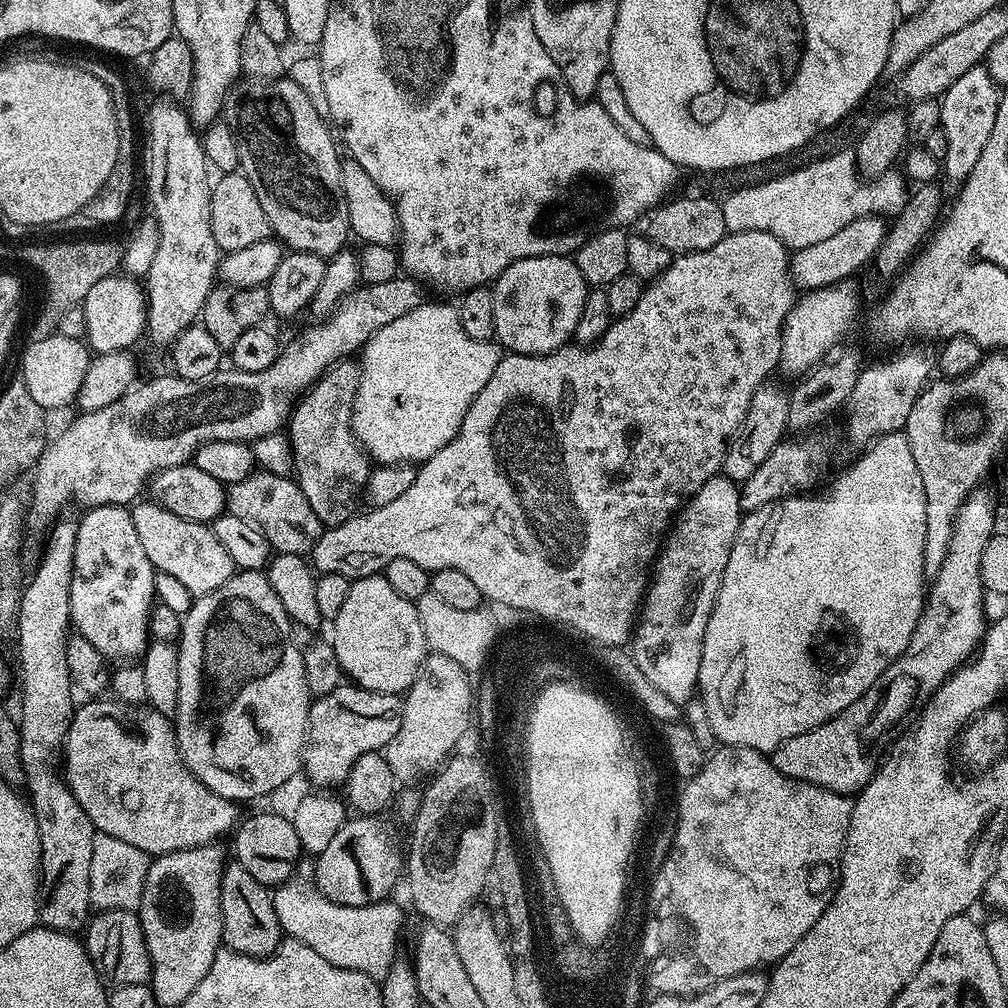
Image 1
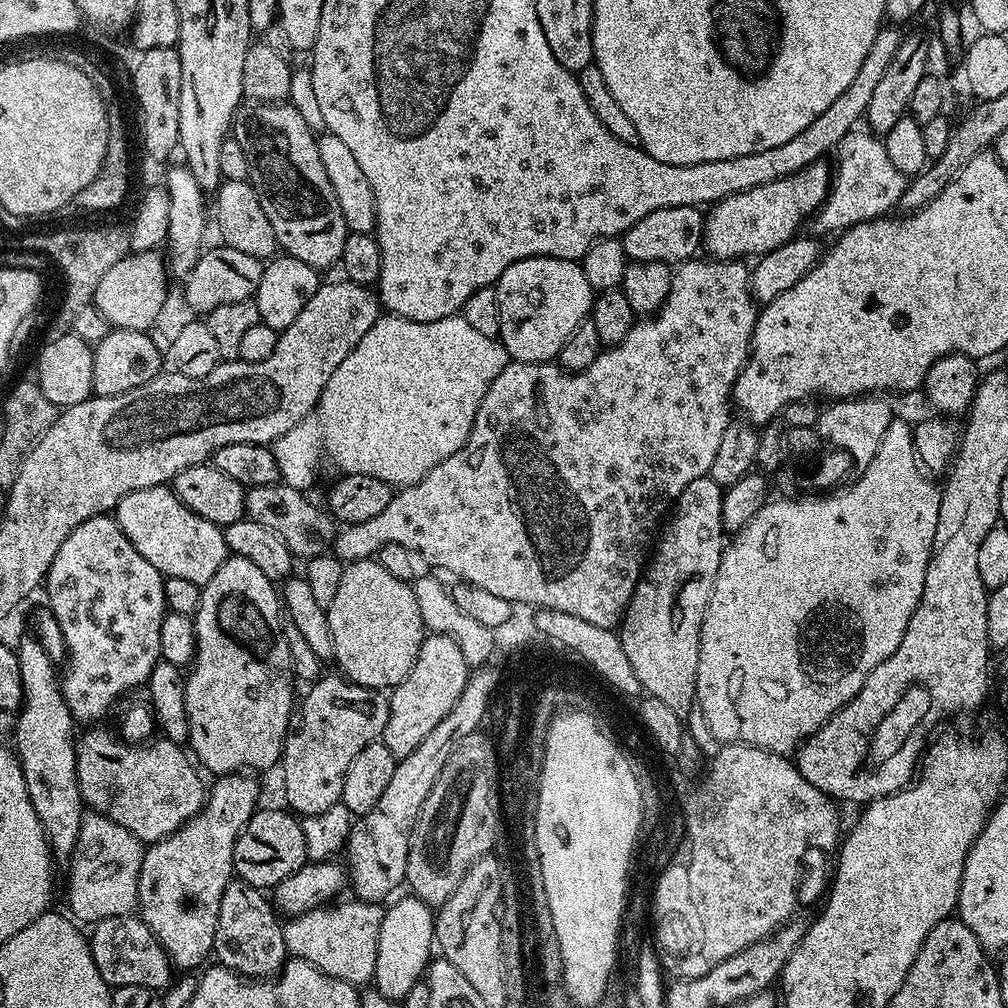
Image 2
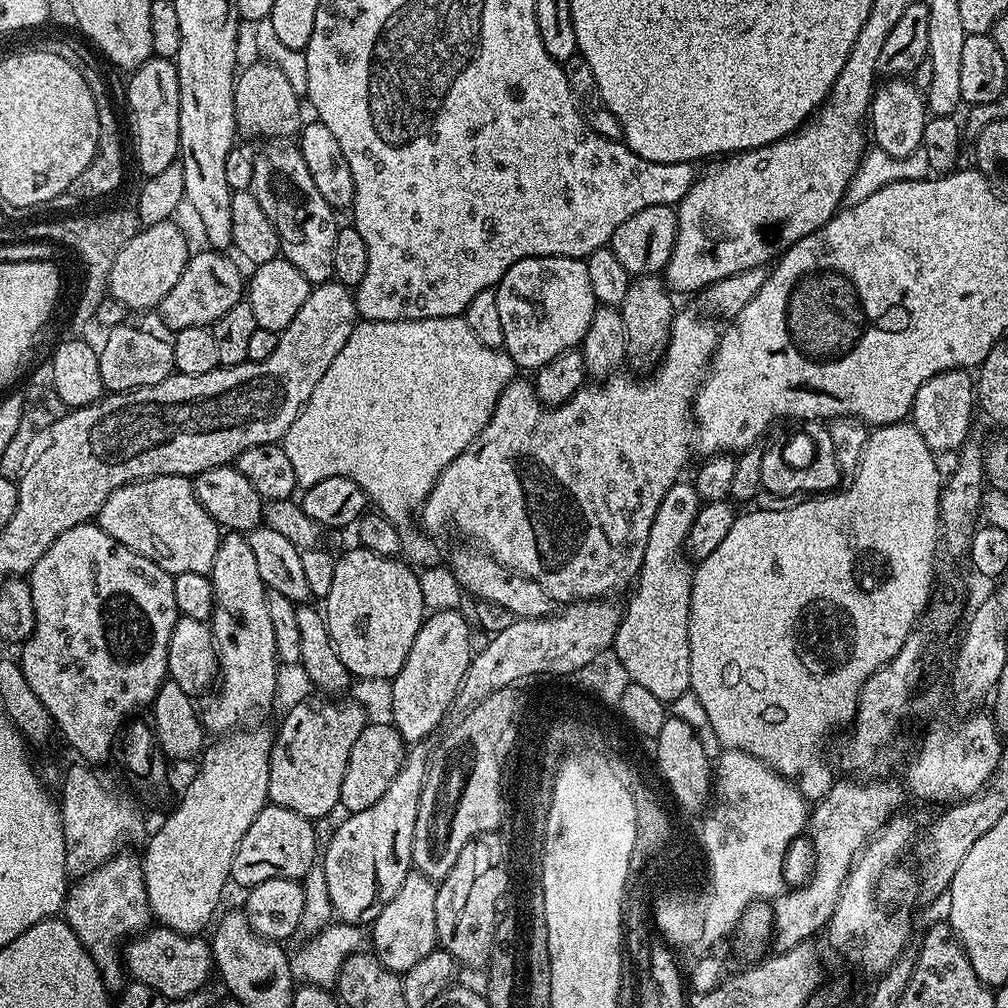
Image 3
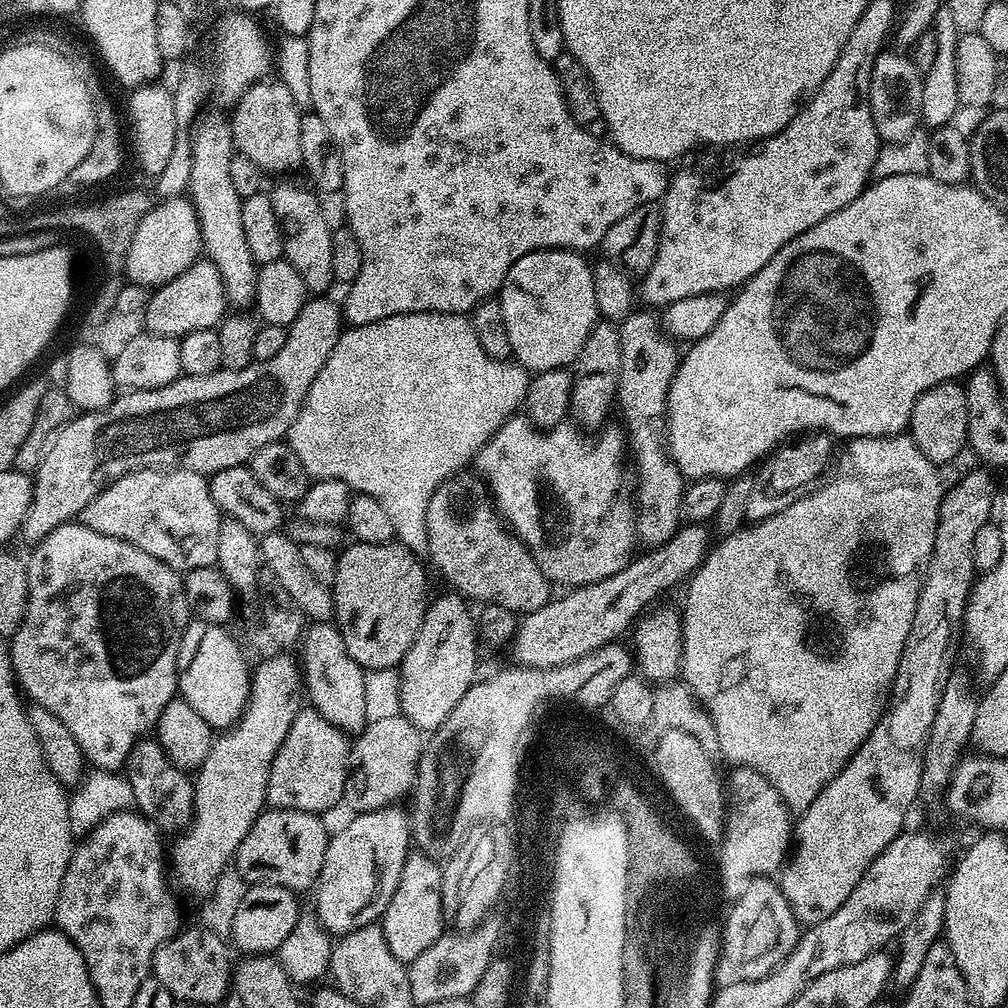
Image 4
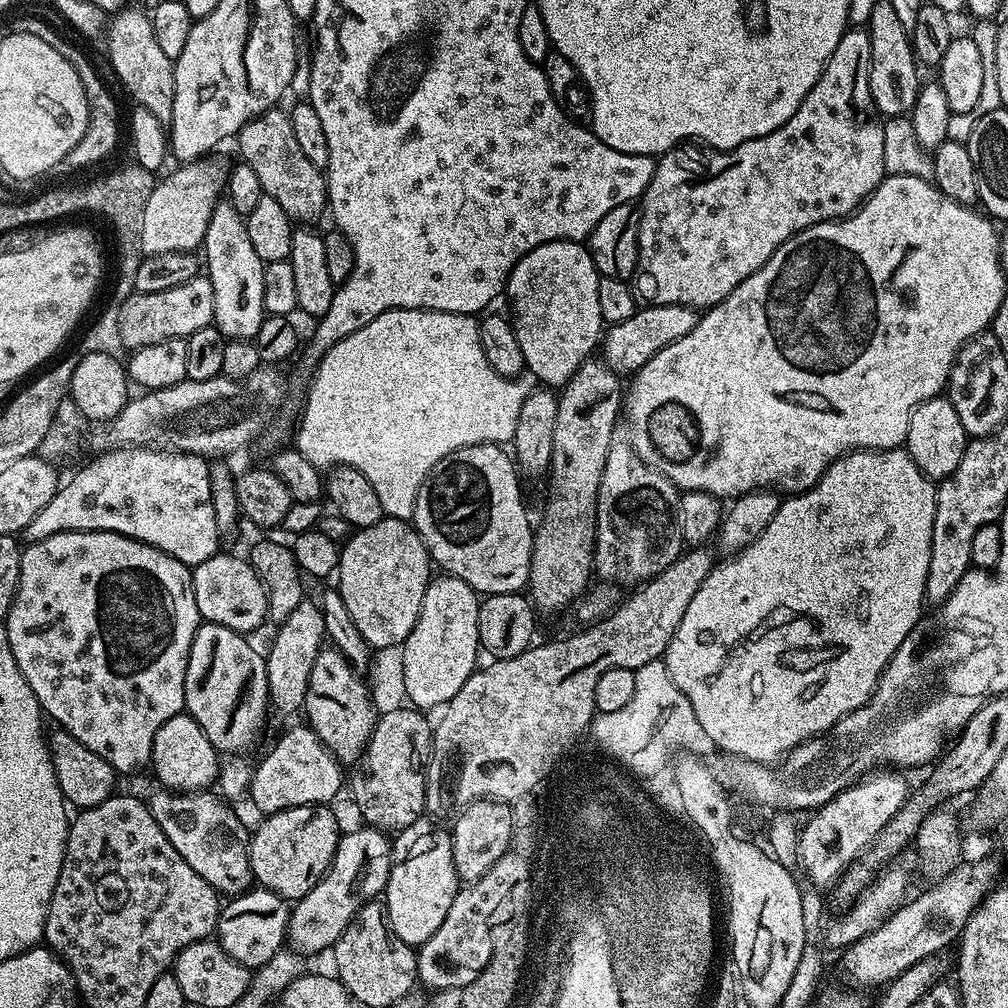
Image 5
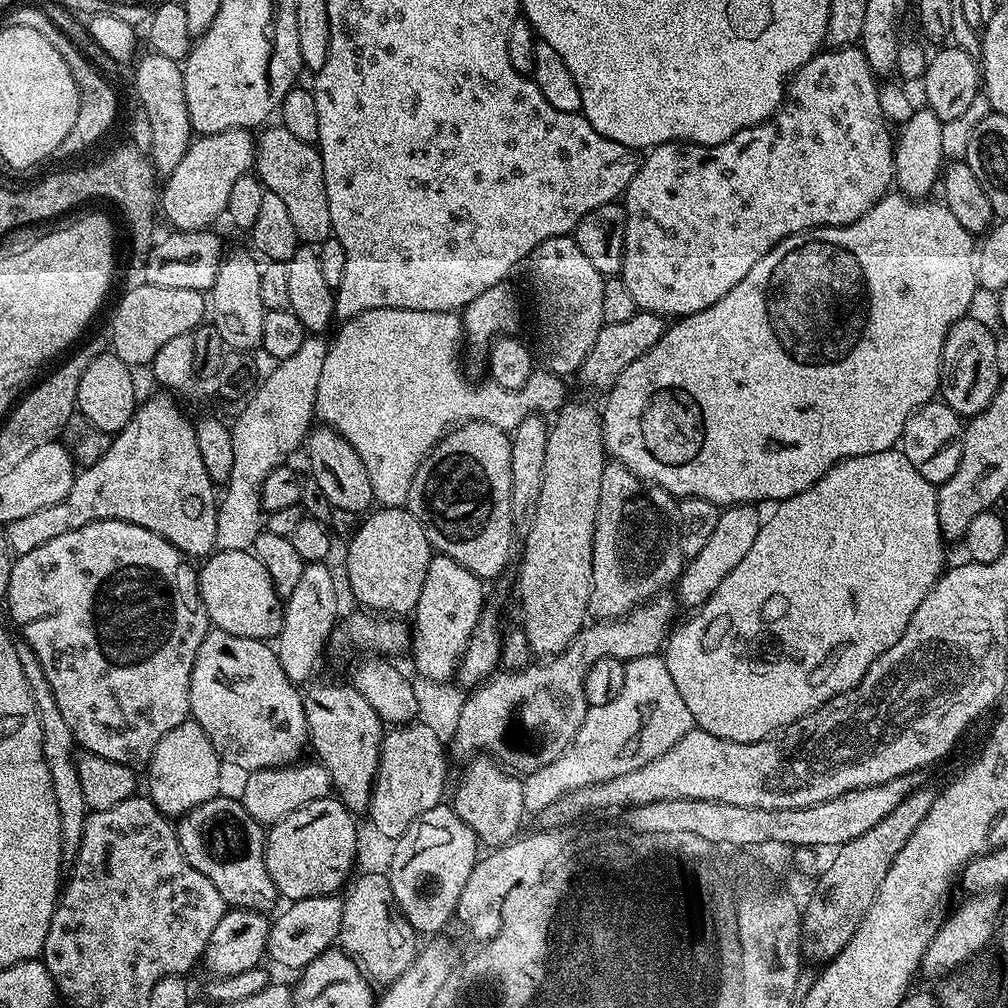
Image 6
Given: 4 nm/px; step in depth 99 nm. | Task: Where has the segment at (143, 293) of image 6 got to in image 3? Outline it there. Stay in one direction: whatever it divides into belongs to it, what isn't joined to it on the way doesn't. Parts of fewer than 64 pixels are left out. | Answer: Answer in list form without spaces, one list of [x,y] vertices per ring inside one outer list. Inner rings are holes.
[[[207,250],[189,255],[188,265],[182,270],[182,278],[174,282],[170,294],[158,305],[158,313],[172,330],[198,326],[206,328],[215,324],[230,306],[241,303],[246,296],[246,276],[240,273],[241,265],[231,255],[220,250]]]

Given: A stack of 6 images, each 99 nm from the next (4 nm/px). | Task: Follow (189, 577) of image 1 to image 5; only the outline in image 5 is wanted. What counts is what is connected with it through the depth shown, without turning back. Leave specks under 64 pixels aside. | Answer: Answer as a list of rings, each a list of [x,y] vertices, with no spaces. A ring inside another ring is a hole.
[[[114,448],[105,453],[105,456],[90,461],[85,468],[78,469],[63,486],[57,488],[54,498],[50,498],[34,518],[30,518],[22,533],[25,541],[50,538],[63,532],[117,532],[154,546],[189,566],[206,562],[206,558],[216,555],[222,540],[214,522],[209,461],[205,457],[159,448]]]

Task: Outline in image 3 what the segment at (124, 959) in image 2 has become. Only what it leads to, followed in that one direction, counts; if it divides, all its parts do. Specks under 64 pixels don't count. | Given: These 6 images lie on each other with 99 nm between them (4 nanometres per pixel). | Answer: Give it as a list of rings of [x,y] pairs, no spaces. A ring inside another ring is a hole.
[[[163,926],[153,927],[147,934],[135,937],[127,945],[127,975],[133,981],[154,986],[154,990],[161,992],[167,1001],[194,994],[214,976],[212,945],[204,938],[200,934],[185,934]]]

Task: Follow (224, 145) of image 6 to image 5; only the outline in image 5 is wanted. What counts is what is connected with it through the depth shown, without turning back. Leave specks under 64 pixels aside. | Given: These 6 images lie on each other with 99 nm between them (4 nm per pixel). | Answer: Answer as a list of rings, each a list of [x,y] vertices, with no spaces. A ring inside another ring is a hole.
[[[201,158],[180,164],[154,186],[150,202],[146,202],[140,235],[140,250],[145,257],[171,252],[191,253],[203,245],[210,214],[214,214],[216,205],[221,203],[226,188],[226,168],[212,159]]]

